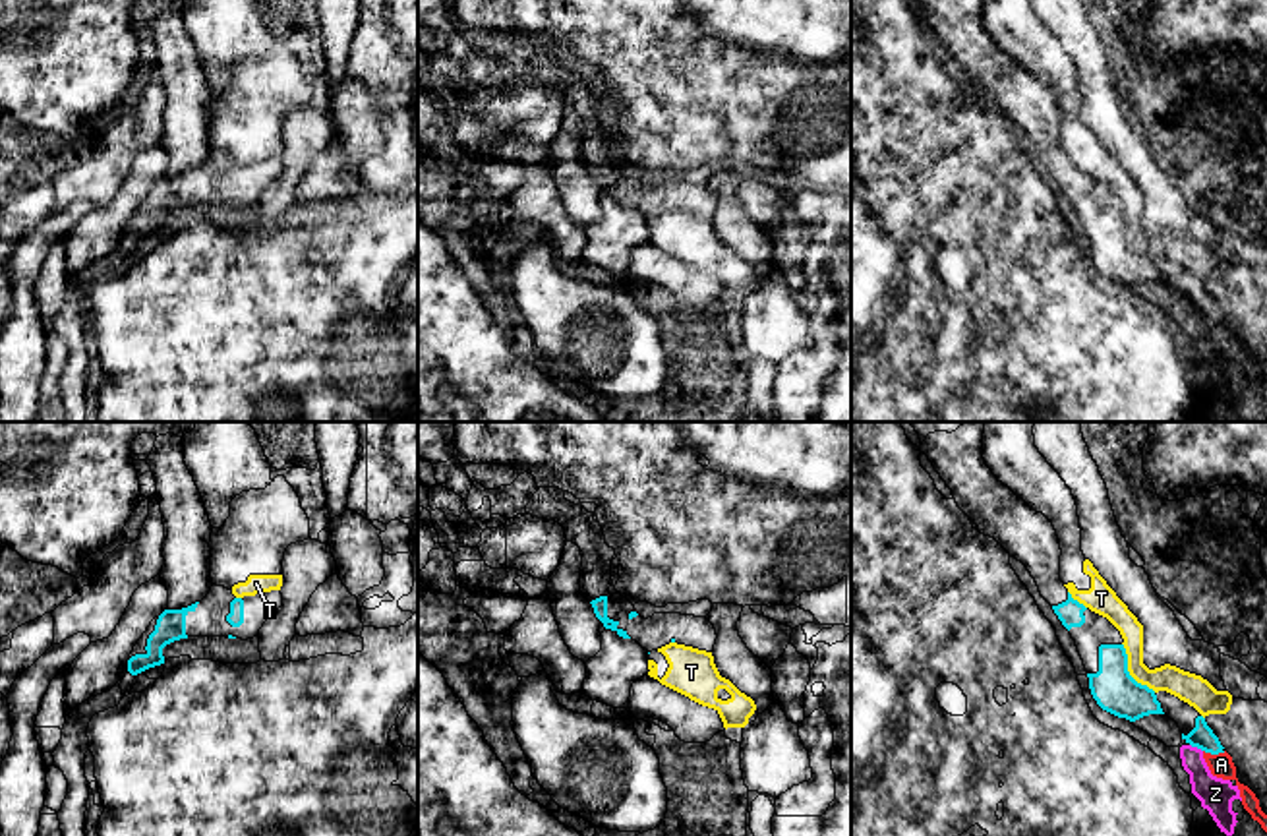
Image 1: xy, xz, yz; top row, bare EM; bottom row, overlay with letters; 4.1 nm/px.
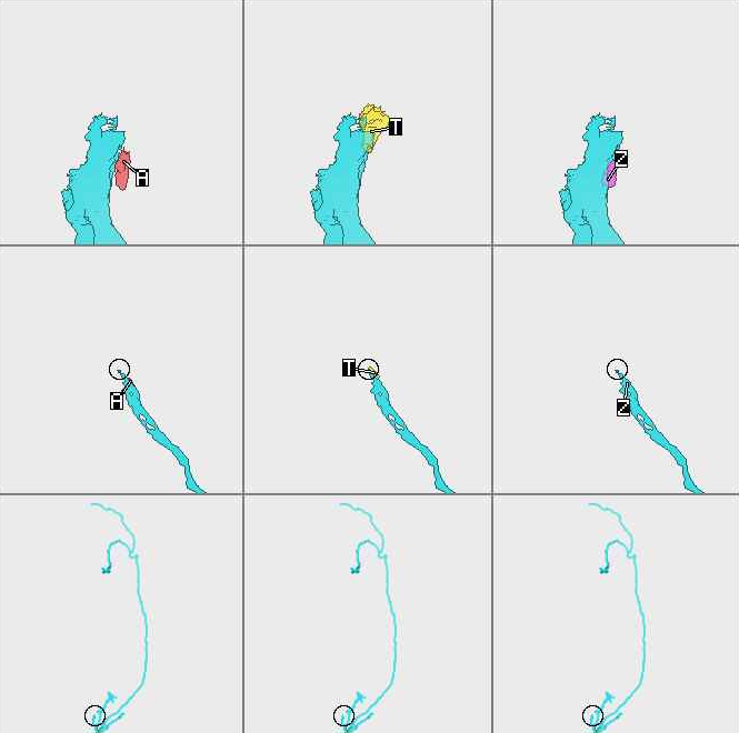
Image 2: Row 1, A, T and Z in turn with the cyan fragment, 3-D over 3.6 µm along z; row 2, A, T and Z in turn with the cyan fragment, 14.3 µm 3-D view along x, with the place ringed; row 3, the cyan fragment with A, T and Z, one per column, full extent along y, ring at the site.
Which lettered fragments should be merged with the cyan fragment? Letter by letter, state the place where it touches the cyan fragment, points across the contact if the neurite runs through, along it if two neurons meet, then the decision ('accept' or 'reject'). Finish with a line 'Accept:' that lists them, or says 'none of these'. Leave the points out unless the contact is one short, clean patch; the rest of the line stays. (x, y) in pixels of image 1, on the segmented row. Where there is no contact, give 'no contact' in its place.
A: contact yz (1215, 753); border yz (1204, 749), (1211, 753), (1225, 751); reject
T: contact yz (1128, 672); reject
Z: contact yz (1196, 746); reject
Accept: none of these

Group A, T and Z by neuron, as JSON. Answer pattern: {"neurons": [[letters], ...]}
{"neurons": [["A", "Z"], ["T"]]}

